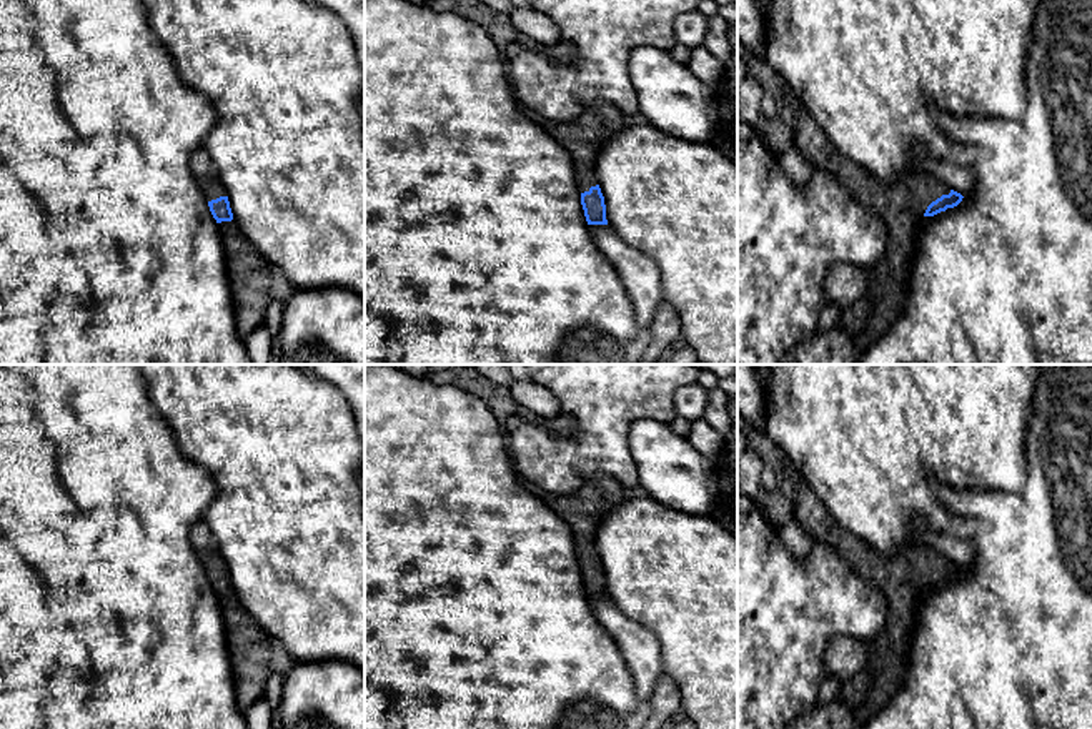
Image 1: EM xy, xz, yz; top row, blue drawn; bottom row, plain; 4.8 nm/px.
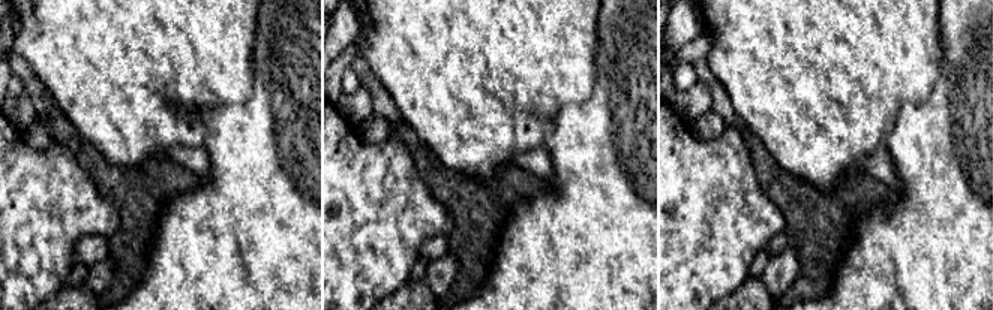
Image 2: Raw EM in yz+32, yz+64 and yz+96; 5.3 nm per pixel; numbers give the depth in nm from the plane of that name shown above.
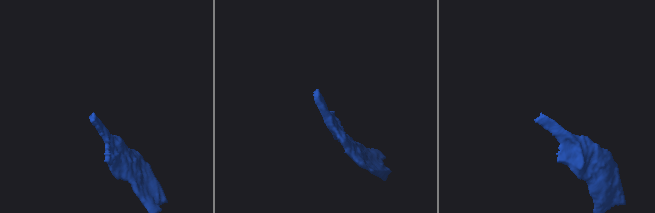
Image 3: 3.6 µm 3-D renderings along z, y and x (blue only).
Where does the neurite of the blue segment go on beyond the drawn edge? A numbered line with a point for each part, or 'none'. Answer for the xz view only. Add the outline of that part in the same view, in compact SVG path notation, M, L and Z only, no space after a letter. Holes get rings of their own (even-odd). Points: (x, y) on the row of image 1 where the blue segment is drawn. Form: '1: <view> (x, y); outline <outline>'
1: xz (583, 137); outline M594 102L581 117L568 123L543 120L541 126L568 150L579 193L599 185L596 178L596 158L603 143L619 133L623 113L608 102Z

